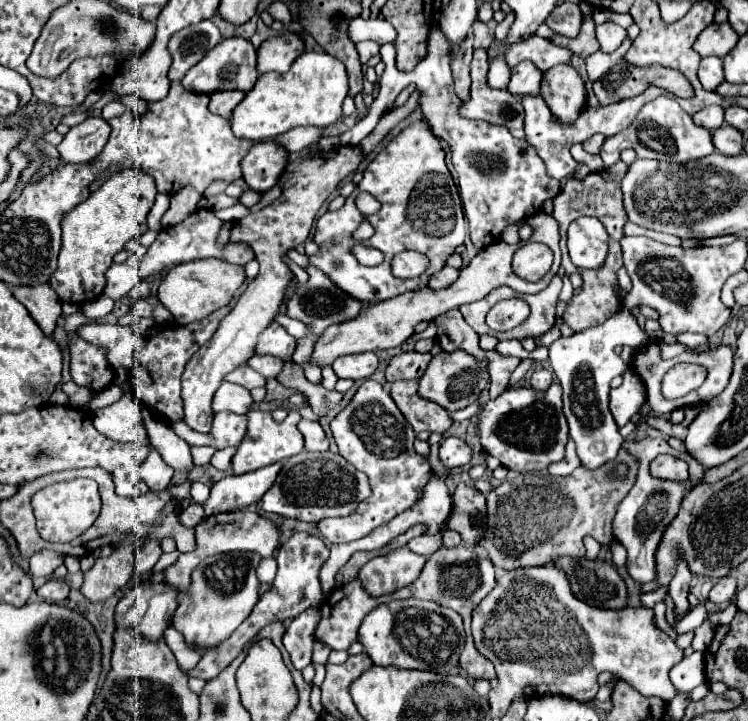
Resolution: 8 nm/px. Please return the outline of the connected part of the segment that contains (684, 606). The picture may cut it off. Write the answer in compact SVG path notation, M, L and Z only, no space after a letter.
M680 557L680 559L676 561L676 573L674 573L674 577L672 577L670 585L668 585L668 595L672 597L676 615L680 615L680 617L682 617L682 615L688 611L688 607L690 607L690 603L688 603L688 599L686 599L688 587L690 587L690 579L692 579L692 573L690 573L686 561Z

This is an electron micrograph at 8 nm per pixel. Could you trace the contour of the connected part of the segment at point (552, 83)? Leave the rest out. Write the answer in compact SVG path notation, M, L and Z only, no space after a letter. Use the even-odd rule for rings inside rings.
M556 65L542 77L540 95L548 103L552 115L562 123L572 123L586 107L586 87L582 77L570 65Z

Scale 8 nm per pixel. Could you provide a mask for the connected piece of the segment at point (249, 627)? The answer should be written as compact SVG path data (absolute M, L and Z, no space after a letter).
M294 533L290 537L290 541L286 541L276 555L278 561L278 573L274 579L274 585L270 587L270 591L266 591L260 601L256 603L256 607L252 609L252 613L248 615L248 619L228 637L224 639L220 645L216 645L216 649L210 649L208 653L204 653L204 657L200 659L200 663L190 671L190 677L200 677L204 681L216 677L224 667L228 667L238 653L242 651L242 647L268 623L280 619L292 619L296 615L300 615L302 611L306 611L308 607L316 607L320 603L320 581L318 581L318 571L320 565L326 561L328 555L328 547L326 543L316 537L316 535L308 535L308 533Z

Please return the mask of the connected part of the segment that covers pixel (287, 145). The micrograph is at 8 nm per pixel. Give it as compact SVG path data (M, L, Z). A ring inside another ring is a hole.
M296 127L296 129L290 129L288 133L284 133L284 137L274 137L274 141L278 145L282 145L286 151L294 153L294 151L302 151L308 145L312 145L314 141L318 141L320 133L322 133L322 129L316 129L316 127Z

